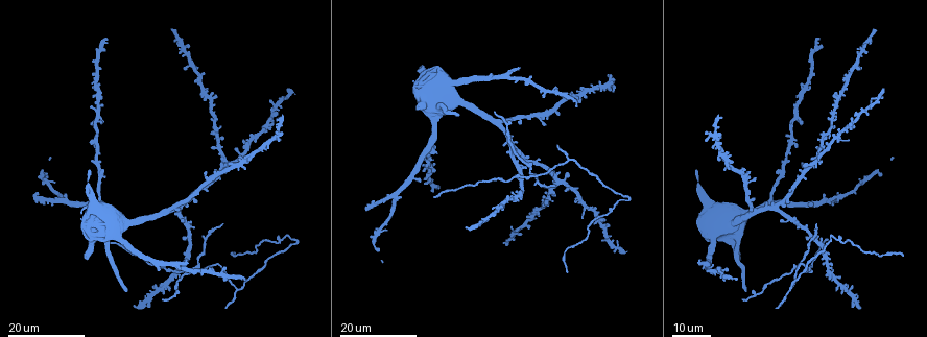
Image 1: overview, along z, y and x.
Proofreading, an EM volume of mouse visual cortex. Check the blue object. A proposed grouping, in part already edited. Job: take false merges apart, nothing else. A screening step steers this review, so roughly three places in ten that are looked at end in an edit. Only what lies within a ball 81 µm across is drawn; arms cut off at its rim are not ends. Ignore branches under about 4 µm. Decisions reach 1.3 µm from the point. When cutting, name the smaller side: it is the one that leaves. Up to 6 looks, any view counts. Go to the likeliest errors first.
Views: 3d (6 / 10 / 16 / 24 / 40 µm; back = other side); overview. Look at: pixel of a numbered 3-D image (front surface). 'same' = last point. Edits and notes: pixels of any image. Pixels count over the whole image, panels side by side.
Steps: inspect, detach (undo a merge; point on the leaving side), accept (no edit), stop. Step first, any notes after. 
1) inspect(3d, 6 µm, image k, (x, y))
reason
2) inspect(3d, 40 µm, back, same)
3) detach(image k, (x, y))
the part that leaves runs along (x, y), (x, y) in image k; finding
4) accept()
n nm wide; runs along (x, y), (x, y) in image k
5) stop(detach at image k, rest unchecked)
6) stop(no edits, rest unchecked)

inspect(3d, 24 µm, image 1, (814, 238))
two arms in line, one across

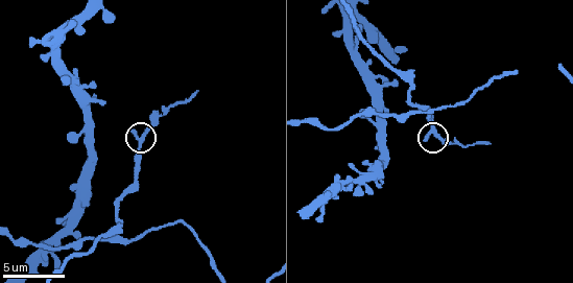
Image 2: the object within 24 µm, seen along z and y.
inspect(3d, 10 µm, image 2, (142, 138))

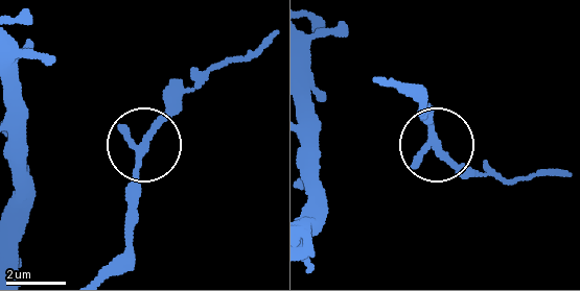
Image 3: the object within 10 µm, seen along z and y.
accept()
3 arms; all the same neuron

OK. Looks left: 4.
inspect(3d, 6 µm, image 2, (355, 169))

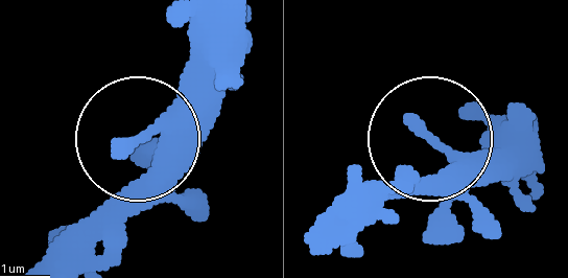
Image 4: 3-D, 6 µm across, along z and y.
accept()
all the same neuron

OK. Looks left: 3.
inspect(3d, 16 µm, image 1, (177, 282))
thick turns thin

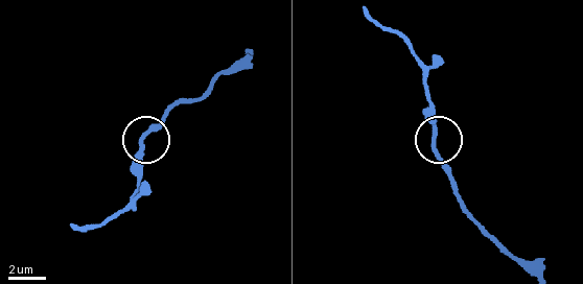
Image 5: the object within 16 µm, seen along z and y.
inspect(3d, 10 µm, image 5, (143, 145))

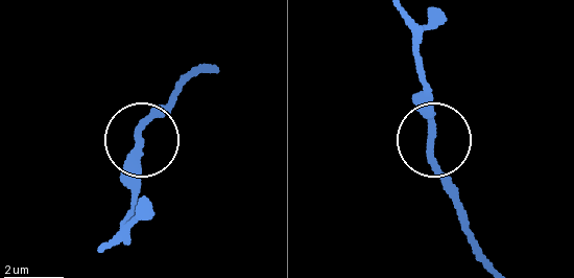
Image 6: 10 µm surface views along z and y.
accept()
230 nm wide; runs along (493, 265), (435, 160), (430, 88) in image 6; continuous, no second neuron

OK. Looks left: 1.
stop(no edits, rest unchecked)

